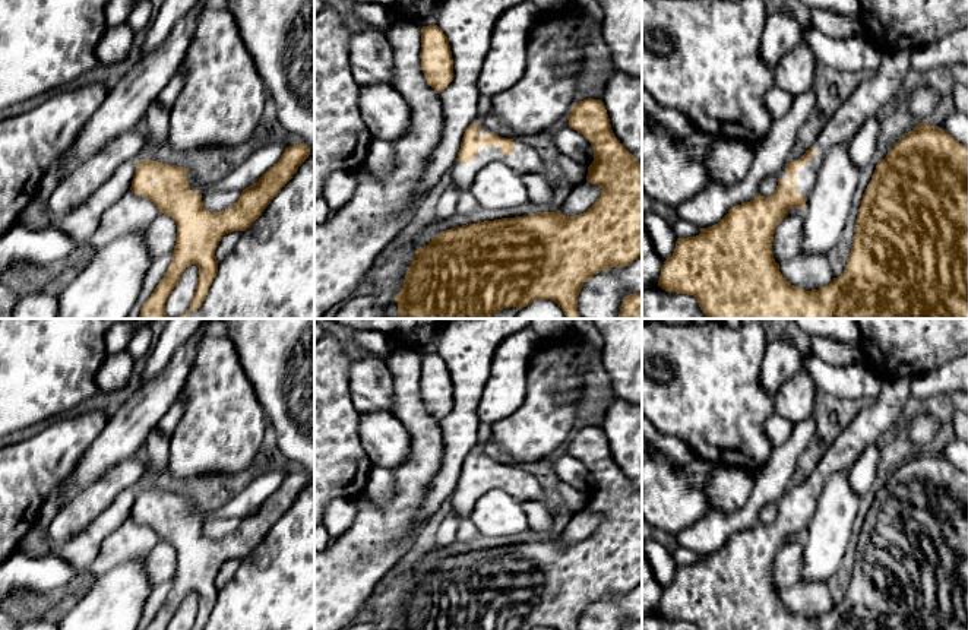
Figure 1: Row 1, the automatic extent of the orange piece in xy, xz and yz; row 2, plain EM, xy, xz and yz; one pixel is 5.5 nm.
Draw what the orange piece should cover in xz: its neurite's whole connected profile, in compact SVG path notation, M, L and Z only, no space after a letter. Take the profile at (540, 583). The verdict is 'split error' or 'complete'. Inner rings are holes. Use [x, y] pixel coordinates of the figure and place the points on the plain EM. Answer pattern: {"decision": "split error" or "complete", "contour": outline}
{"decision": "complete", "contour": "M601 427L575 430L567 447L594 477L586 509L602 516L597 529L575 544L564 544L560 538L540 539L446 557L427 573L417 576L395 630L578 630L583 611L594 602L604 596L629 593L642 585L642 490L614 463Z"}

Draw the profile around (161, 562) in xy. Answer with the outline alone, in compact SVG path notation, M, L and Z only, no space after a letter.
M159 539L149 554L145 557L145 570L148 573L149 585L156 585L174 577L177 567L177 551L175 548Z

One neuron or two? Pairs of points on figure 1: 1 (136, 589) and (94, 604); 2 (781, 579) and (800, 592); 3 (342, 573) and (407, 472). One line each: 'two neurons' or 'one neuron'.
1: one neuron
2: two neurons
3: one neuron

